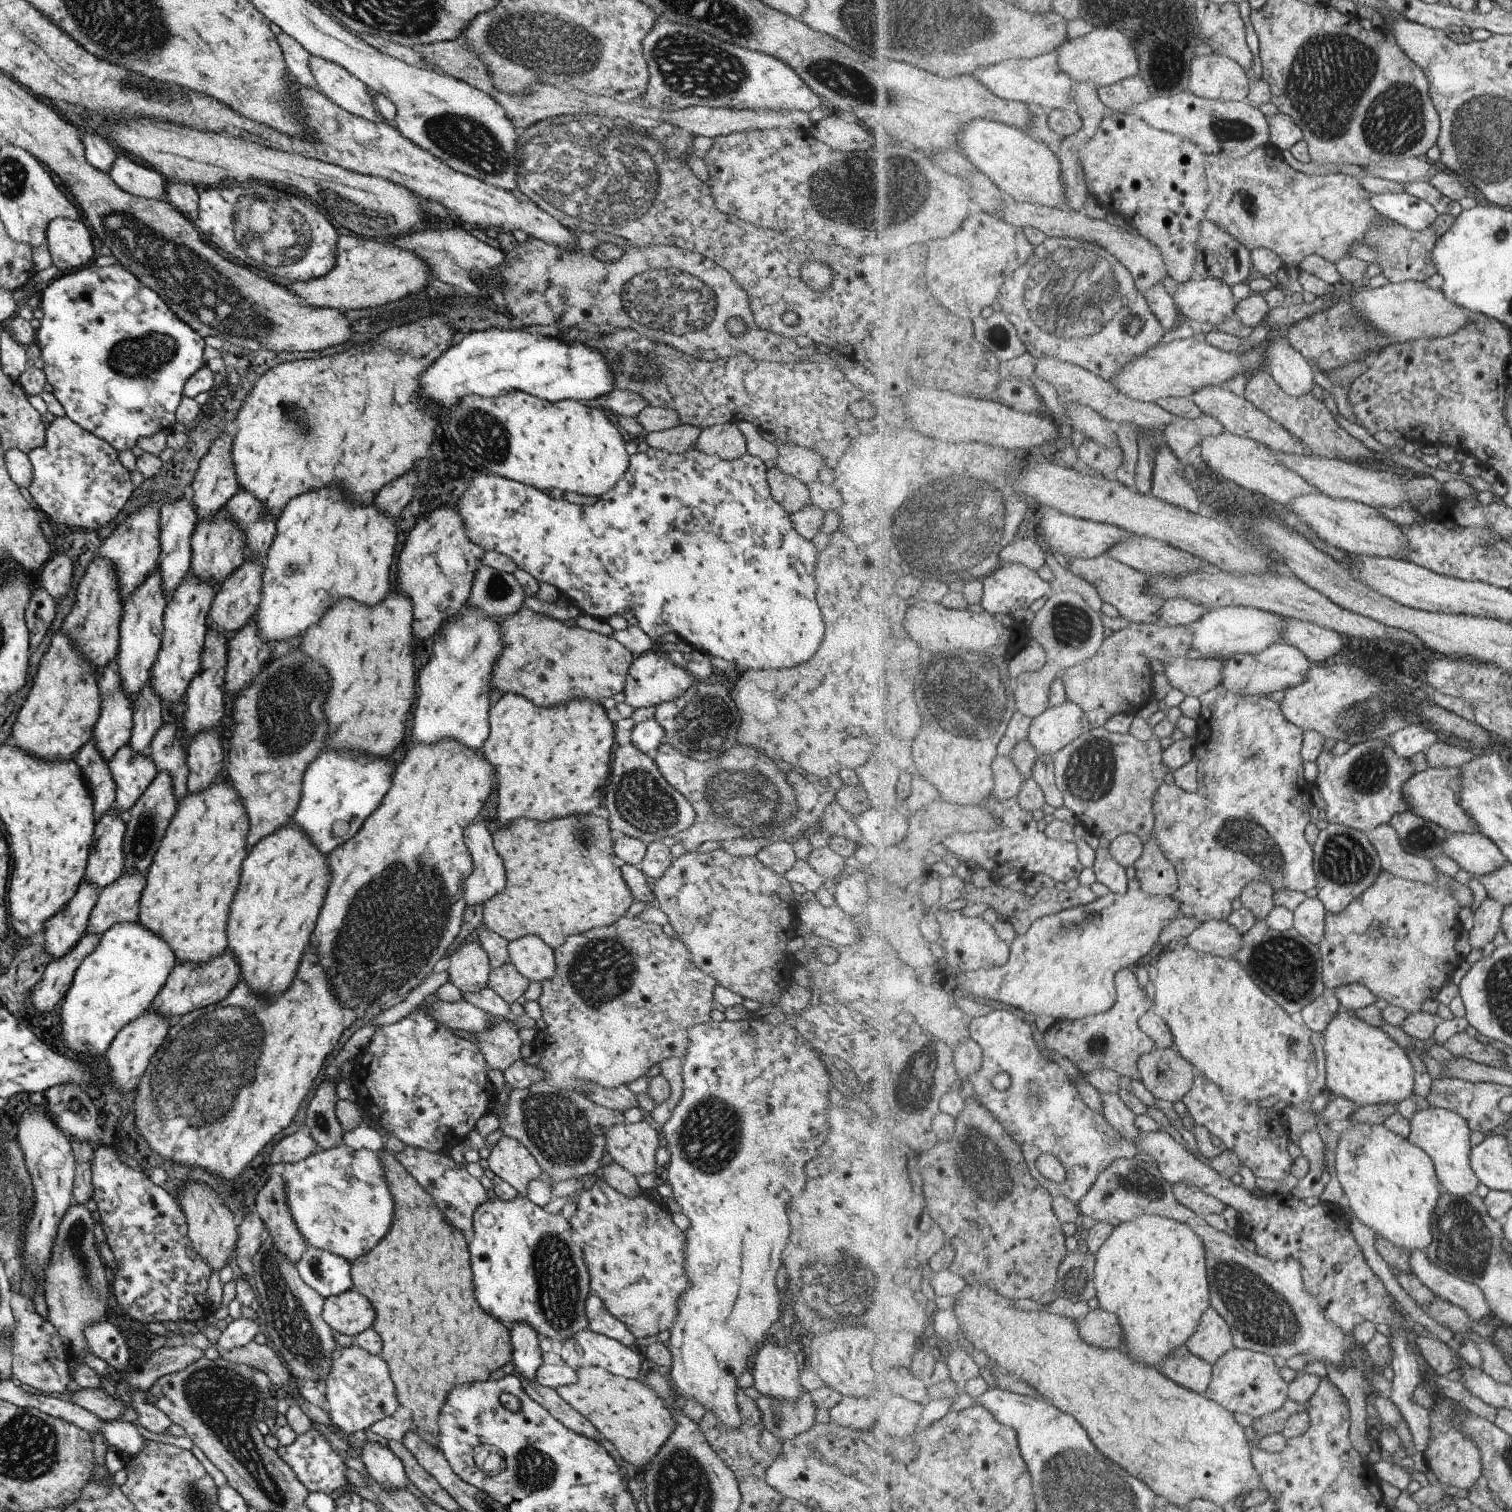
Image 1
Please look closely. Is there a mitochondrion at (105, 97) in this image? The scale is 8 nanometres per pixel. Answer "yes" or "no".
no

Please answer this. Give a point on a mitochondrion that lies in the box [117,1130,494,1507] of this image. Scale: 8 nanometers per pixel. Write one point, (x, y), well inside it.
(224, 1400)

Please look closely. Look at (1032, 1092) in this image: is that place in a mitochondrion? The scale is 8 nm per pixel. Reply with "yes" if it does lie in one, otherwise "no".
yes

